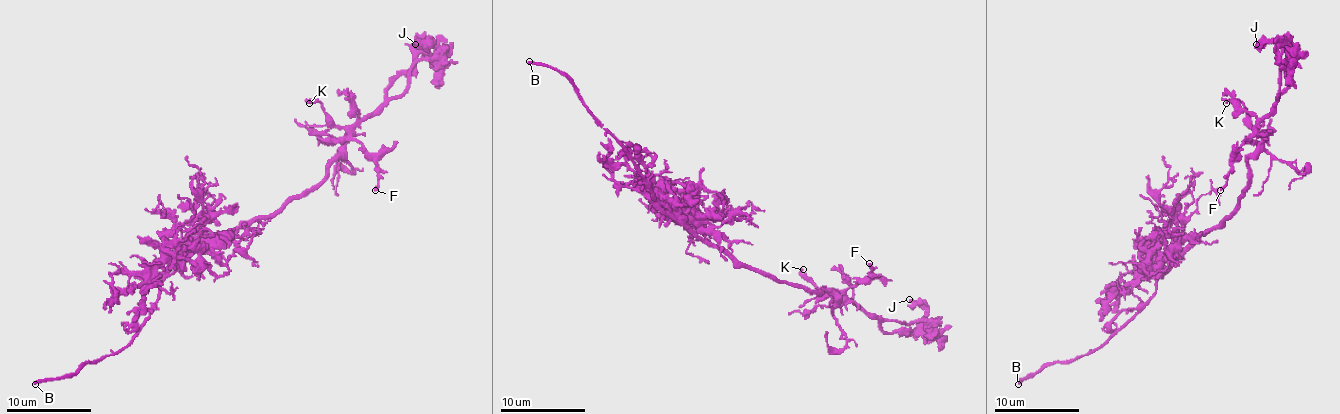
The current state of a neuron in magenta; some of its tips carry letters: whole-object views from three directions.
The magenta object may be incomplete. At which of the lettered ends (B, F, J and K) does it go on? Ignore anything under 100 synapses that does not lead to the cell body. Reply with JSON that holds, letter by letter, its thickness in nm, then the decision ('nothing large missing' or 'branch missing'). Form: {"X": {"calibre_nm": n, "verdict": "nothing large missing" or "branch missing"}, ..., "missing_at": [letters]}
{"B": {"calibre_nm": 240, "verdict": "branch missing"}, "F": {"calibre_nm": 240, "verdict": "nothing large missing"}, "J": {"calibre_nm": 400, "verdict": "nothing large missing"}, "K": {"calibre_nm": 140, "verdict": "nothing large missing"}, "missing_at": ["B"]}

